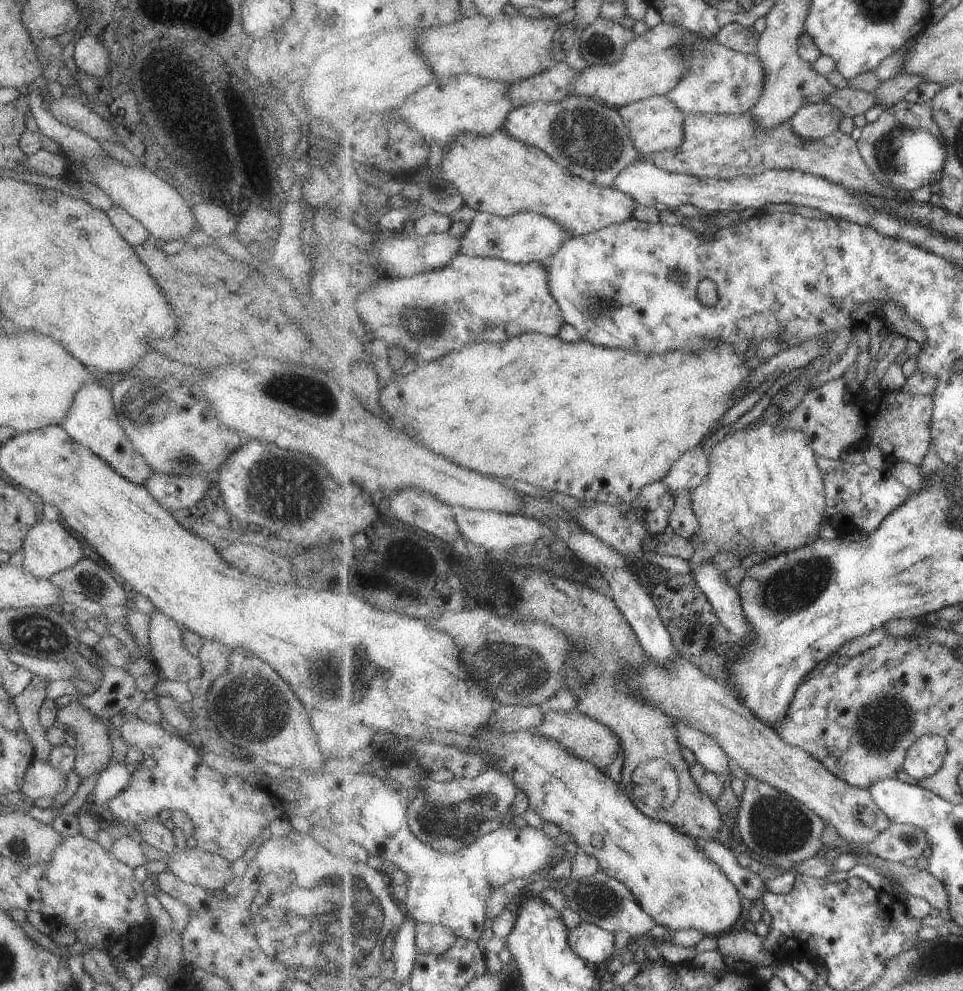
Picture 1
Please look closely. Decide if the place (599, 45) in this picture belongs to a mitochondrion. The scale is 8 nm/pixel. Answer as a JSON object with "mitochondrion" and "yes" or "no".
{"mitochondrion":"yes"}

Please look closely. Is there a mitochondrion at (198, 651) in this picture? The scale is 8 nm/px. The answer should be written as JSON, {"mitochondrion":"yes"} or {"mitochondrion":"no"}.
{"mitochondrion":"no"}

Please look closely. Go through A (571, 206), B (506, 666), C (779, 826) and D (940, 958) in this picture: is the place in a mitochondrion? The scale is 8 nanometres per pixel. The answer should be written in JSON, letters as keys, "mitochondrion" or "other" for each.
{"A":"other","B":"mitochondrion","C":"mitochondrion","D":"mitochondrion"}

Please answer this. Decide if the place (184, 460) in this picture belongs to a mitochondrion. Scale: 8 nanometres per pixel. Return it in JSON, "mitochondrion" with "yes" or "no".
{"mitochondrion":"yes"}

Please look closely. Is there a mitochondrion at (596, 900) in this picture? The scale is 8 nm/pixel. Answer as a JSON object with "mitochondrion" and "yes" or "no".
{"mitochondrion":"yes"}

